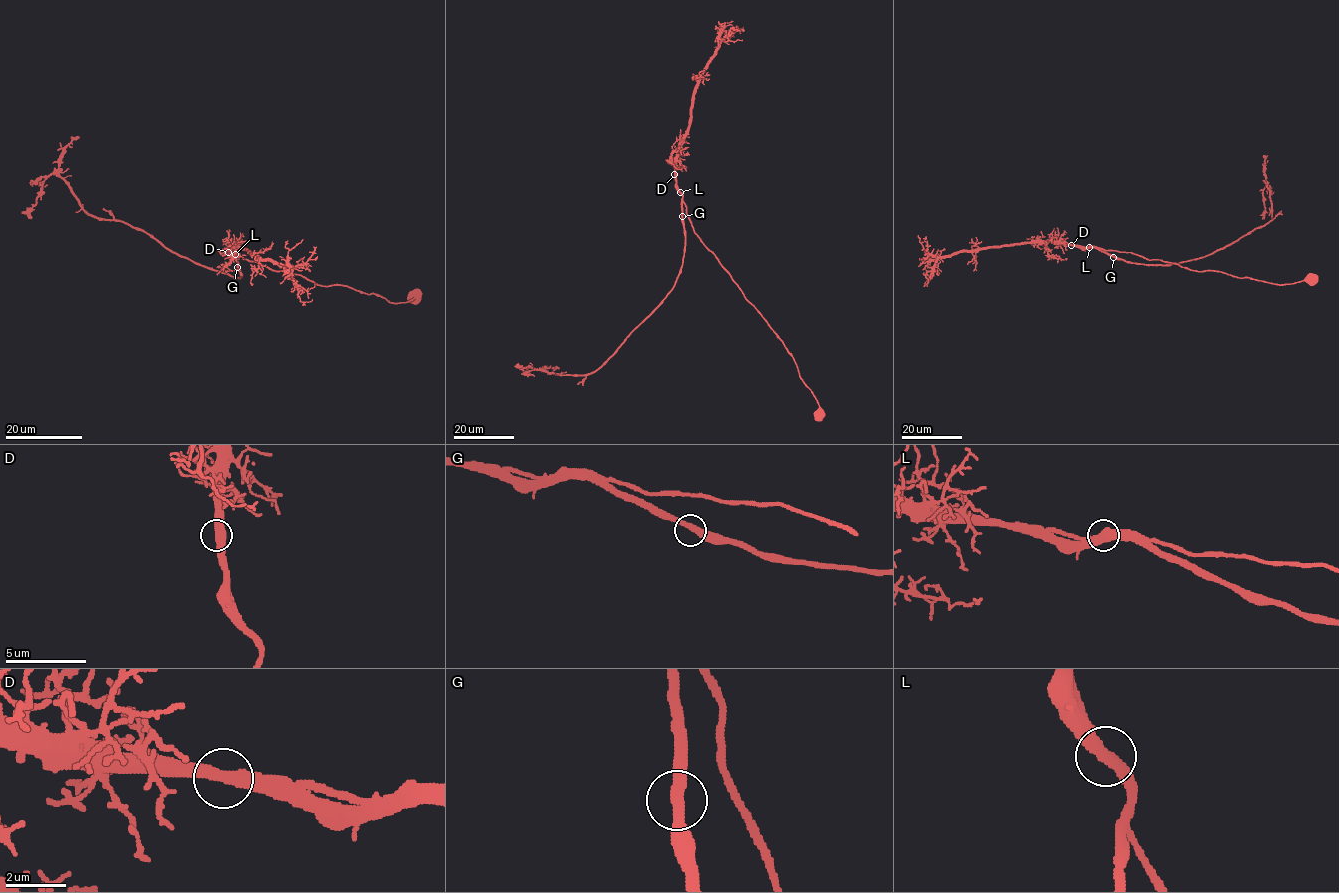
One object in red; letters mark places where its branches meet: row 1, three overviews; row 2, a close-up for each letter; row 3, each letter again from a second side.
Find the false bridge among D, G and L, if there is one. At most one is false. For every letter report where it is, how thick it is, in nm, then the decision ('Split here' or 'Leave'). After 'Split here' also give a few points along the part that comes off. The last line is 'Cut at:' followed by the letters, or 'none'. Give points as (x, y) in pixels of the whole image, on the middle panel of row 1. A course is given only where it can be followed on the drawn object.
D: Place: (674, 174). Thickness 440 nm. Leave
G: Place: (682, 216). Thickness 360 nm. Leave
L: Place: (680, 192). Thickness 440 nm. Leave
Cut at: none

